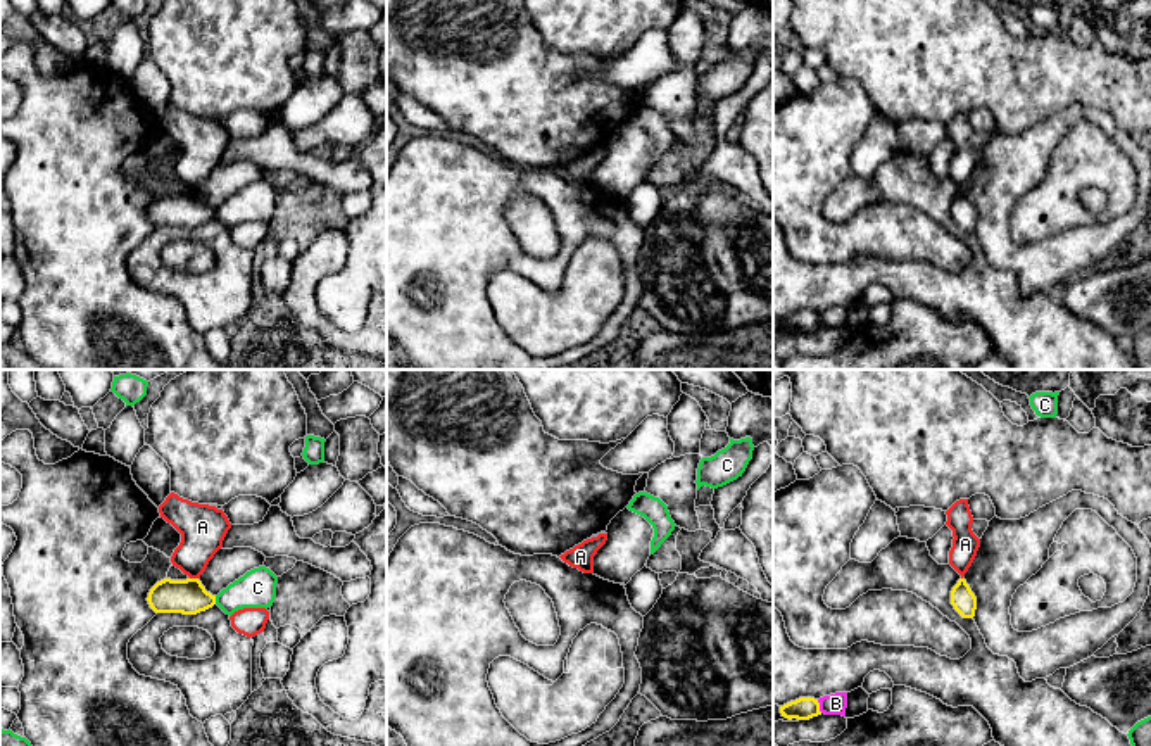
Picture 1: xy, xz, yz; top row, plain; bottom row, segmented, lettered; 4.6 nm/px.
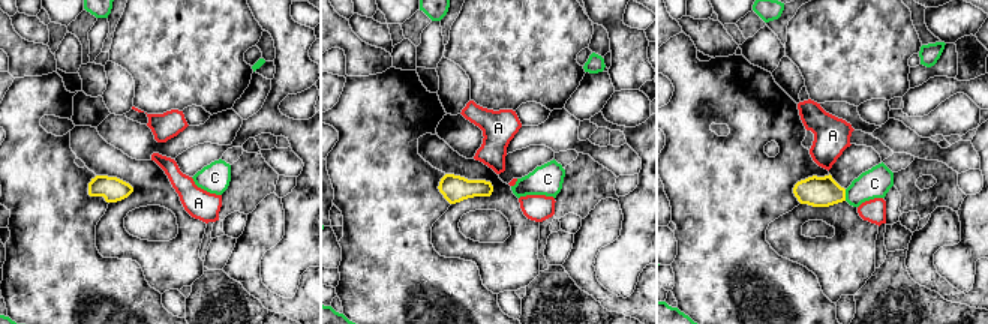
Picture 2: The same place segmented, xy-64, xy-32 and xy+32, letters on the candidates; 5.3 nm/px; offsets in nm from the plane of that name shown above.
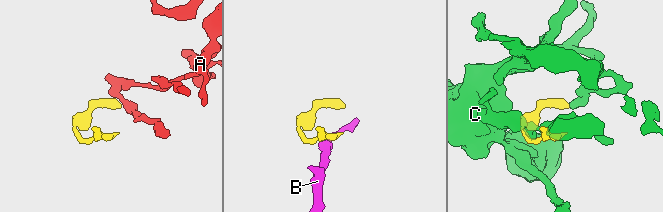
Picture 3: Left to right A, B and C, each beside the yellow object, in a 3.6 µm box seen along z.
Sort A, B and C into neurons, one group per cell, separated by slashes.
A / B / C

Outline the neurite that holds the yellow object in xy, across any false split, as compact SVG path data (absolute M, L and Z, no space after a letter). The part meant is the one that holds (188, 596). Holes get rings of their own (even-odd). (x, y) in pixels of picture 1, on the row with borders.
M164 578L150 589L147 601L155 613L197 615L212 608L216 596L198 578Z

